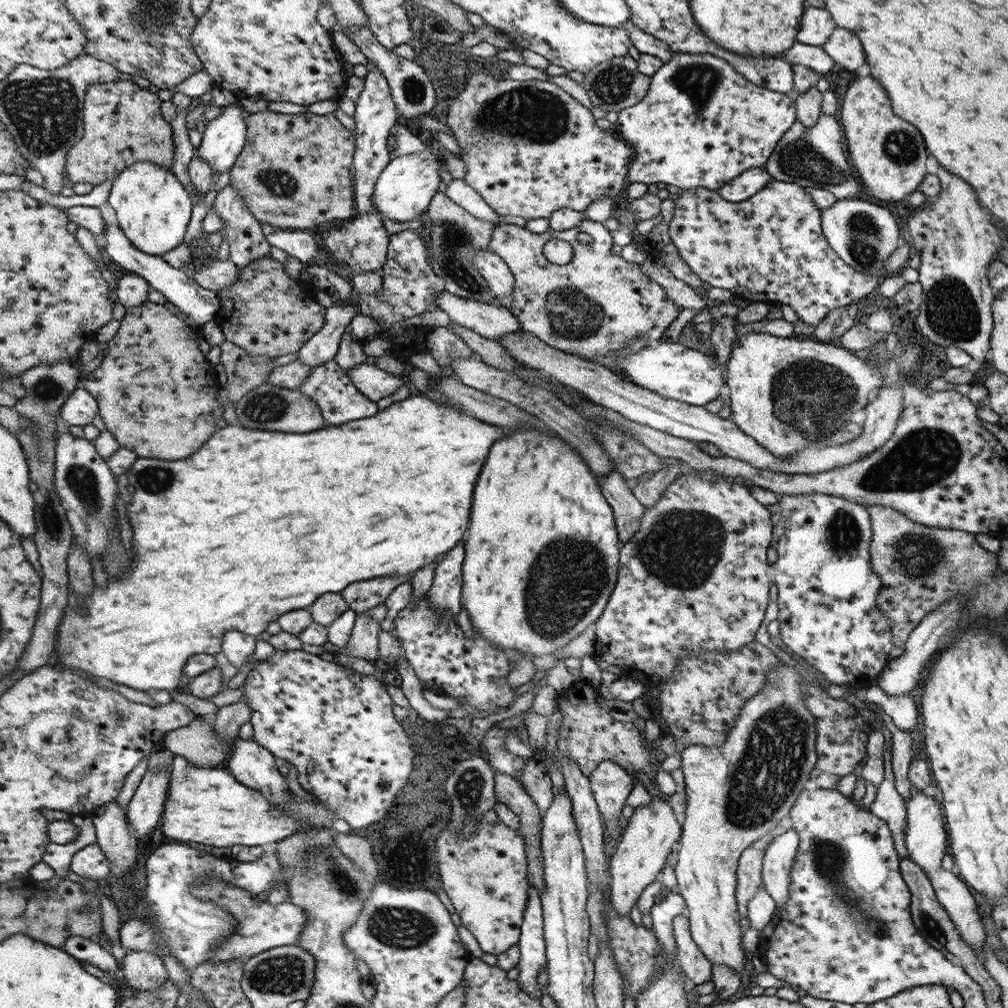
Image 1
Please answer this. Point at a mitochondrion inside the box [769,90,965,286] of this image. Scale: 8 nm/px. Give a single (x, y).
(798, 158)

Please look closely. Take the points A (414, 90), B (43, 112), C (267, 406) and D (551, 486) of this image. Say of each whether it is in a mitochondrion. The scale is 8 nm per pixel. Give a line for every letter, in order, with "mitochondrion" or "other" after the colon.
A: mitochondrion
B: mitochondrion
C: mitochondrion
D: other

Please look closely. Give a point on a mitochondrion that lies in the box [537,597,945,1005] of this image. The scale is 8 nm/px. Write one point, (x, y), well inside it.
(774, 755)

